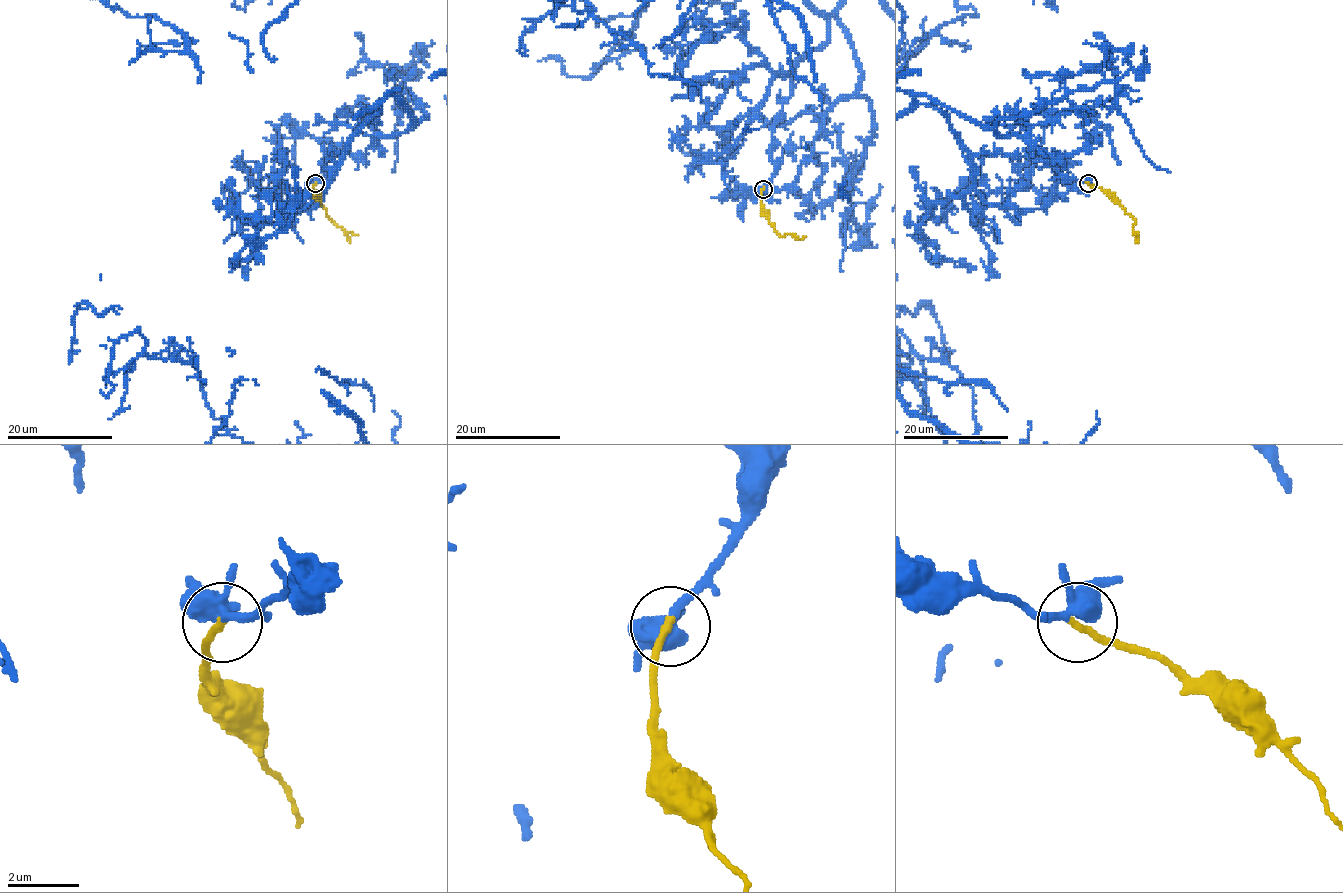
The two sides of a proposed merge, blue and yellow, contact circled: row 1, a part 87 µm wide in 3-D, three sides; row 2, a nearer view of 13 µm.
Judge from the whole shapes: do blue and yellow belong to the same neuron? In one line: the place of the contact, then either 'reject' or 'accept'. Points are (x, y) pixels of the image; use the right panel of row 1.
at (1088, 183); accept

